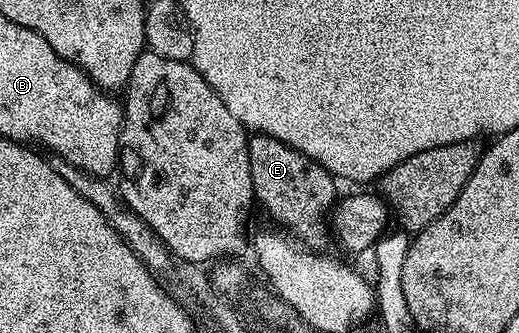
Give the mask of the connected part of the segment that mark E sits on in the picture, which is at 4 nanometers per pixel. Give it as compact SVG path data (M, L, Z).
M252 135L247 141L249 146L249 174L253 178L255 199L272 216L274 223L280 229L286 230L296 241L302 242L312 250L326 249L327 236L329 240L329 213L337 203L335 196L336 177L331 175L325 166L313 162L305 154L293 150L293 146L285 146L285 142L277 142L272 136Z

